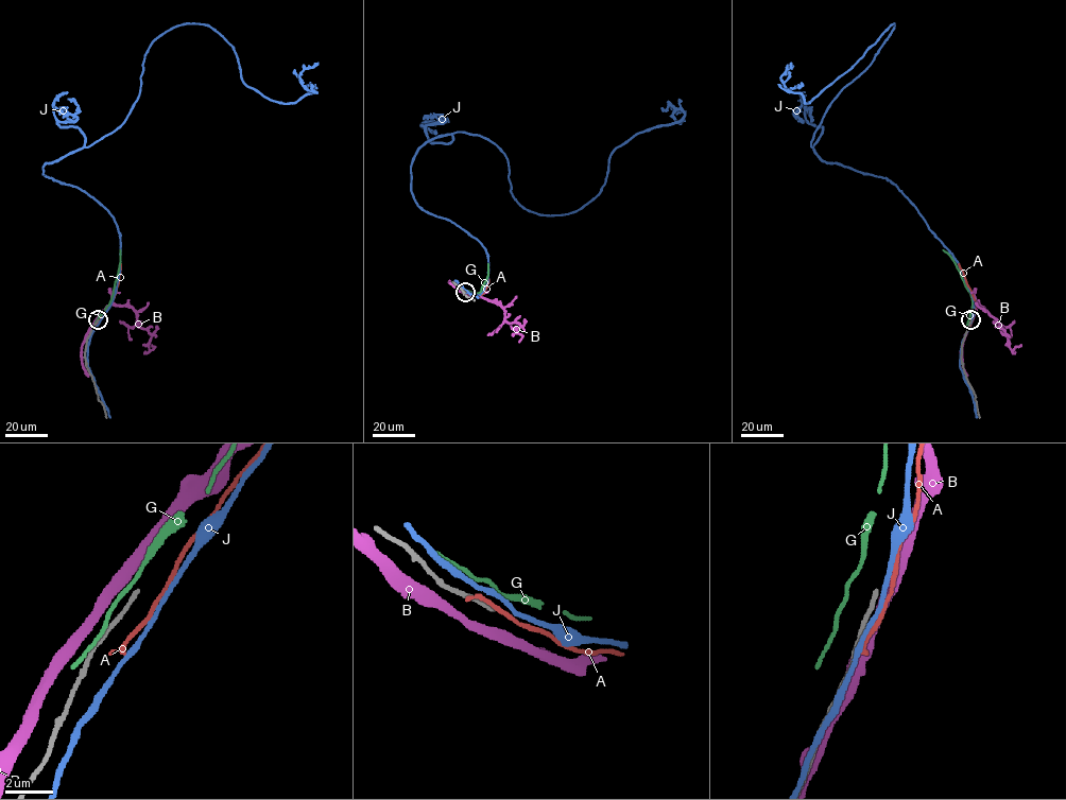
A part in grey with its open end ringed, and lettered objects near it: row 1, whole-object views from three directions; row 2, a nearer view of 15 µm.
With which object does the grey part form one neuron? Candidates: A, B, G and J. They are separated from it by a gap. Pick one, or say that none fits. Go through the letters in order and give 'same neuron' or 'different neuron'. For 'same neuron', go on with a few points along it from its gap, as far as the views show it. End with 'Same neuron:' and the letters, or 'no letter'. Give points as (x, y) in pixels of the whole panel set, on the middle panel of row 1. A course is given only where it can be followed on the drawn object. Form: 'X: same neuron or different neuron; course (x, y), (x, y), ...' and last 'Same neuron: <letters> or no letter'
A: different neuron
B: different neuron
G: different neuron
J: different neuron
Same neuron: no letter

